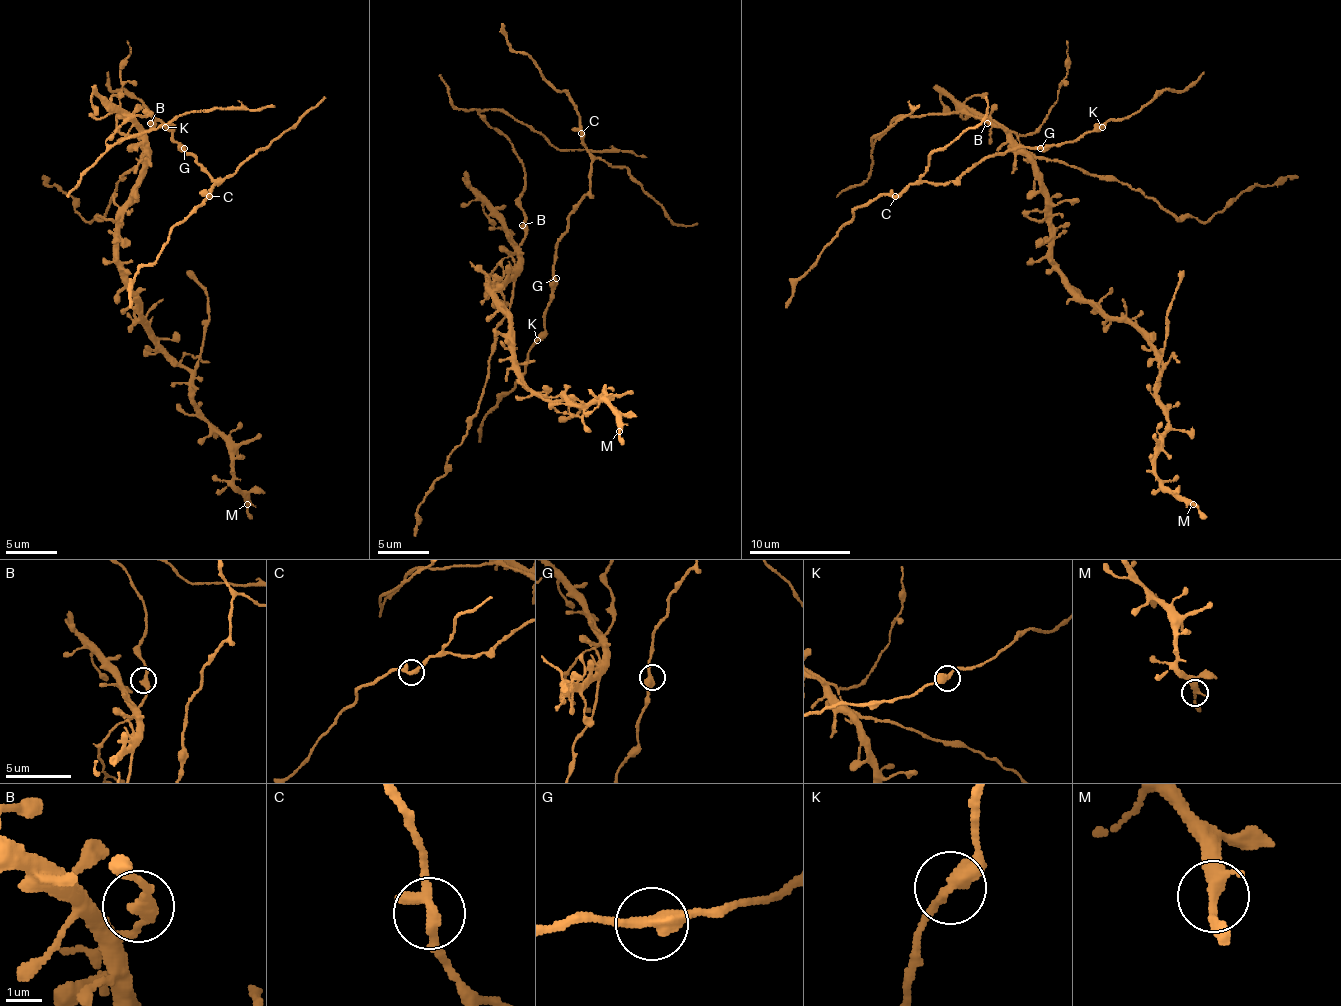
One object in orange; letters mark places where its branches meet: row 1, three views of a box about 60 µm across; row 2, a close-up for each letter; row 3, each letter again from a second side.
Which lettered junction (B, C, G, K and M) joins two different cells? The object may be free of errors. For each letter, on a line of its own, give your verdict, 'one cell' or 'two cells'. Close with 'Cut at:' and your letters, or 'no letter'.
B: one cell
C: one cell
G: one cell
K: one cell
M: one cell
Cut at: no letter

